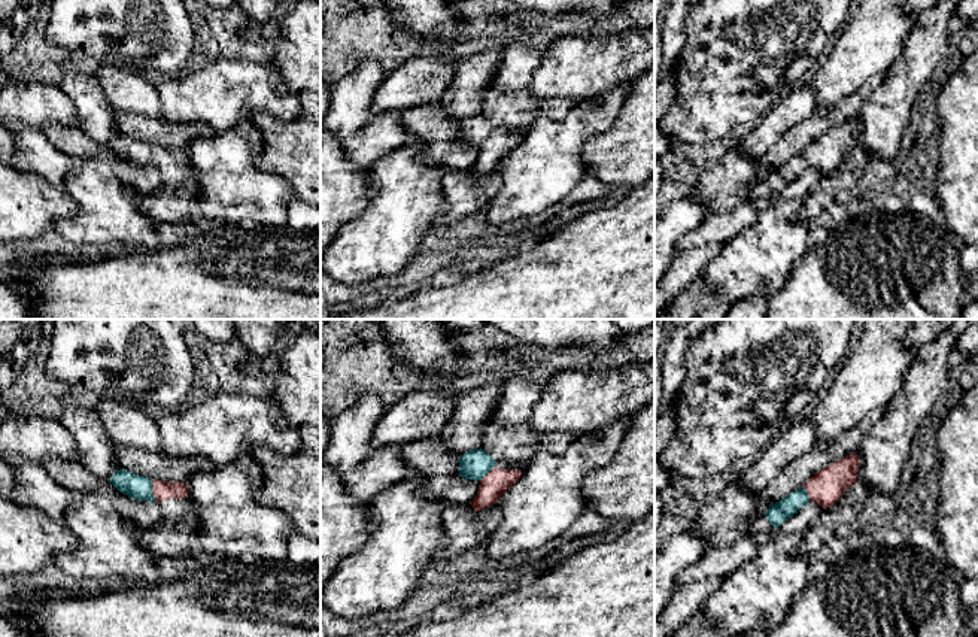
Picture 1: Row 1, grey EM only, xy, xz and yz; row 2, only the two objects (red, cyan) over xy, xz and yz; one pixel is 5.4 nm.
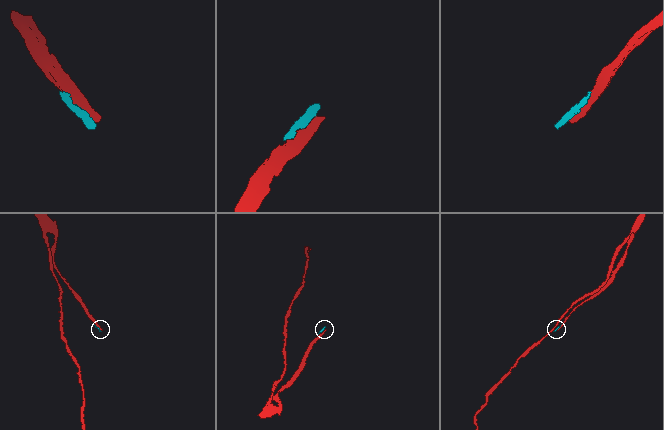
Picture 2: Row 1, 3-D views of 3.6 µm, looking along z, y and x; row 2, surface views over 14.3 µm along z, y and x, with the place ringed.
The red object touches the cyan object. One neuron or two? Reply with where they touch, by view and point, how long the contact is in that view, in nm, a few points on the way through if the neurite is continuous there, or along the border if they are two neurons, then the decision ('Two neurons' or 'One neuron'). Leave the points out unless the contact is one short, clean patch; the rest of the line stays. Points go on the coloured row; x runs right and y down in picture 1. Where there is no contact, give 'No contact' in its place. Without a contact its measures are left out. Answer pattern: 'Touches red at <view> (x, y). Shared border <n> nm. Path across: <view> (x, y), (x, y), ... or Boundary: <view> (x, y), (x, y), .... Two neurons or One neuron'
Touches red at xy (152, 491). Shared border 120 nm. One neuron

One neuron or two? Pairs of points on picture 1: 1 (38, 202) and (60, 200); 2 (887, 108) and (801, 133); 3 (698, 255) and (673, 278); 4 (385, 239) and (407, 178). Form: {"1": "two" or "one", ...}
{"1": "one", "2": "two", "3": "one", "4": "one"}

